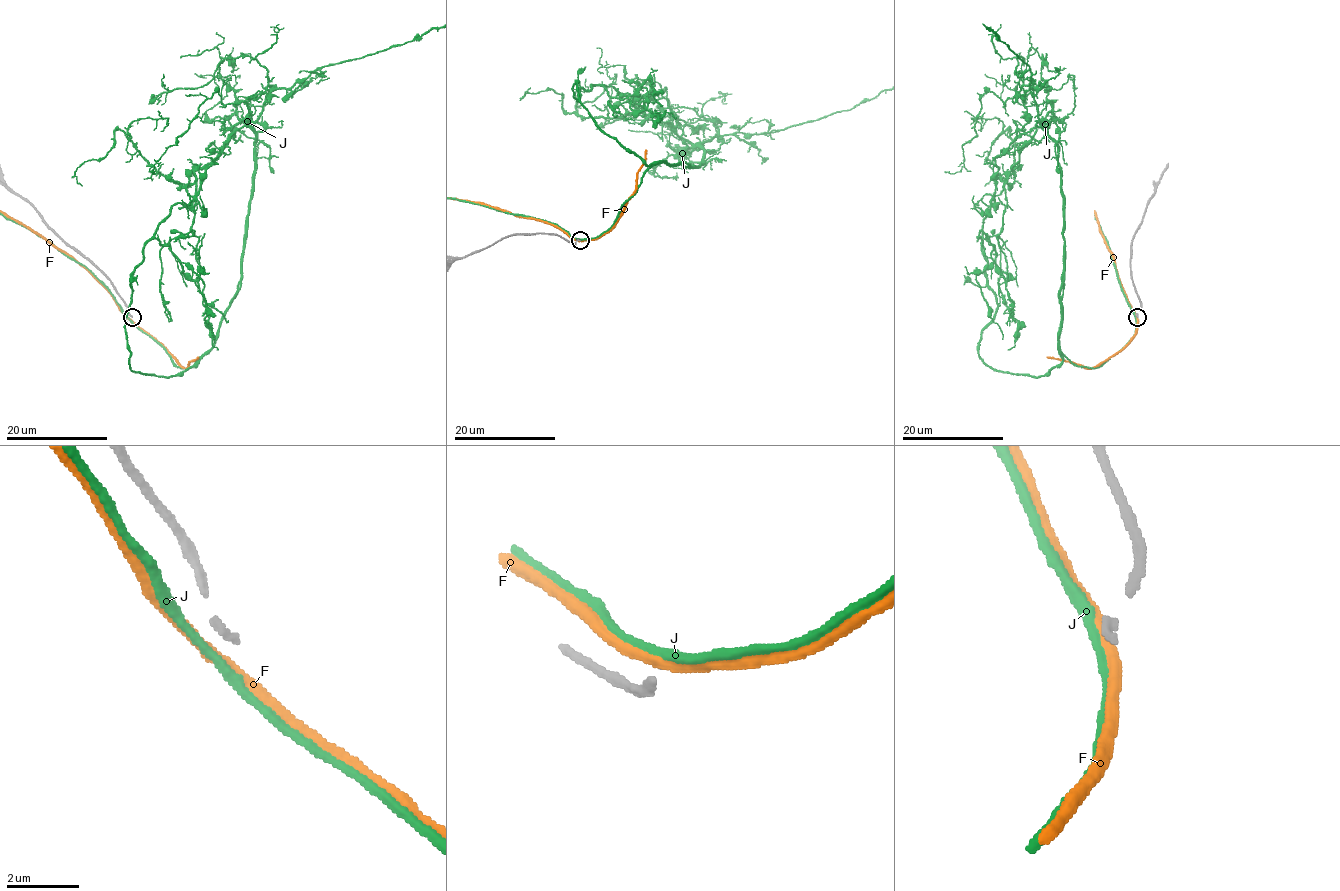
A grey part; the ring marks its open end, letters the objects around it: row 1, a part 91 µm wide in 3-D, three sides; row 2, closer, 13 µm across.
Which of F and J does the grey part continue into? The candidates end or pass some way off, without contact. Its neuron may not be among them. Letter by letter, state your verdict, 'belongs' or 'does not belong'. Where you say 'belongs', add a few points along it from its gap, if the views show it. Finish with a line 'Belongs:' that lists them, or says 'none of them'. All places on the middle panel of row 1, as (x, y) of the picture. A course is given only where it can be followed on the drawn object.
F: does not belong
J: does not belong
Belongs: none of them

